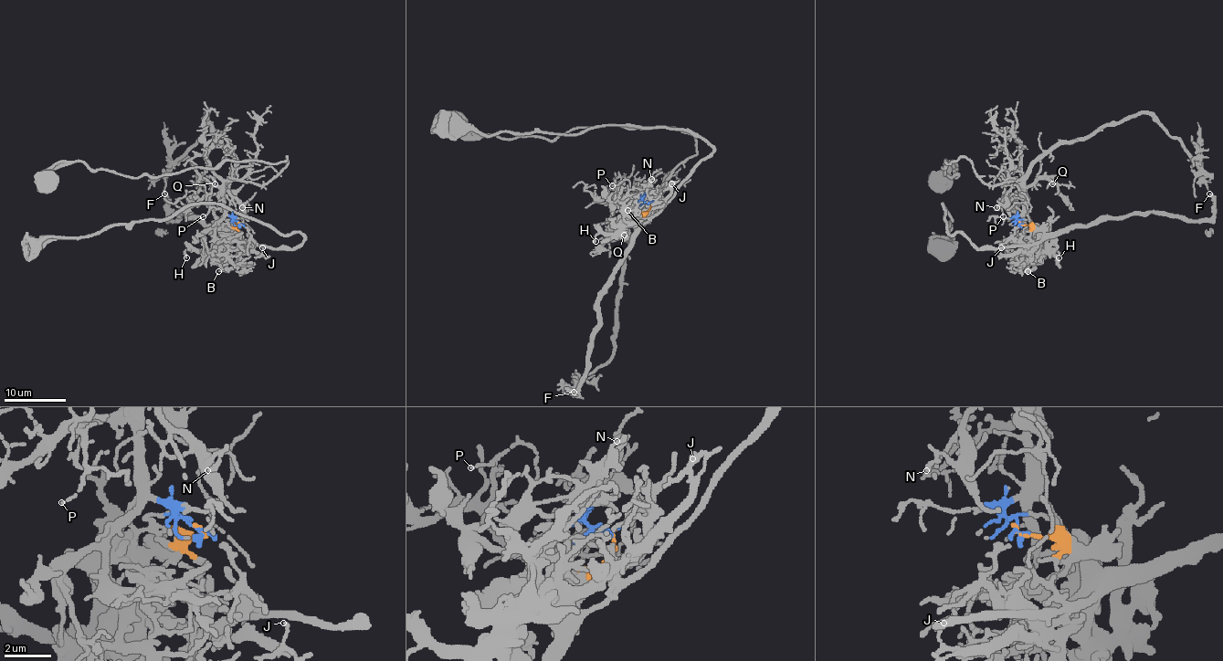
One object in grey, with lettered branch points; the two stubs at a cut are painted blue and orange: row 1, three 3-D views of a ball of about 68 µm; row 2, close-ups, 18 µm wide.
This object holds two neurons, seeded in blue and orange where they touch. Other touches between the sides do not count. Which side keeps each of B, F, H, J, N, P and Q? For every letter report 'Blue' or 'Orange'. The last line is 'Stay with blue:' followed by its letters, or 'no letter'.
B: Orange
F: Orange
H: Orange
J: Orange
N: Blue
P: Blue
Q: Blue
Stay with blue: N, P, Q

